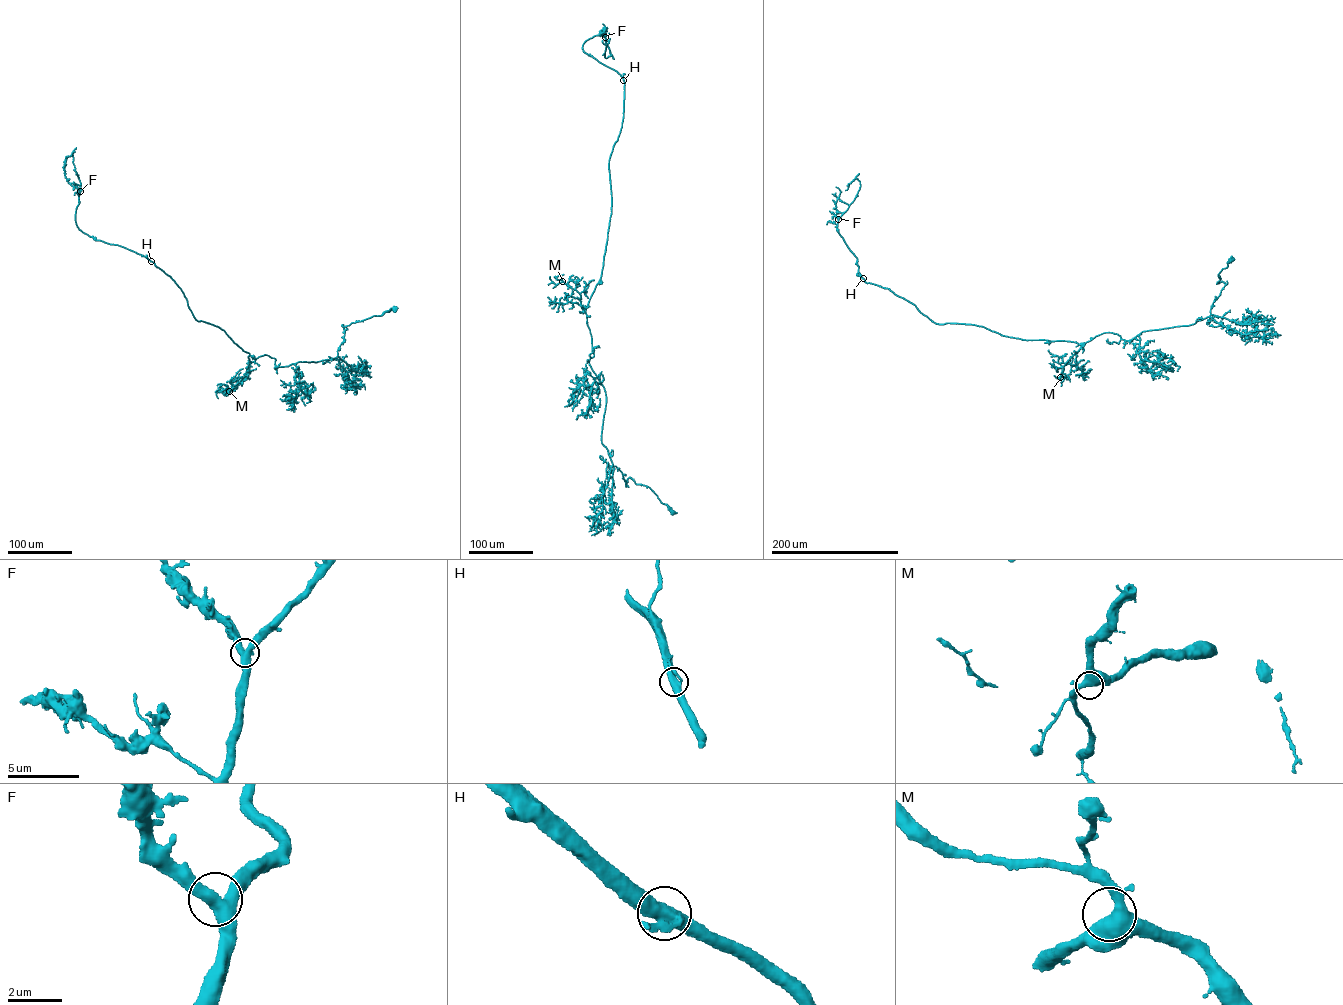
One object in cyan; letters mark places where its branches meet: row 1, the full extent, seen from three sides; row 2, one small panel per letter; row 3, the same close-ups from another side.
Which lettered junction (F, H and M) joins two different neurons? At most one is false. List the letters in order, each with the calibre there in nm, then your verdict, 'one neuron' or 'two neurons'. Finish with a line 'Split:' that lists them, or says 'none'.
F: 400 nm | one neuron
H: 480 nm | one neuron
M: 440 nm | one neuron
Split: none

